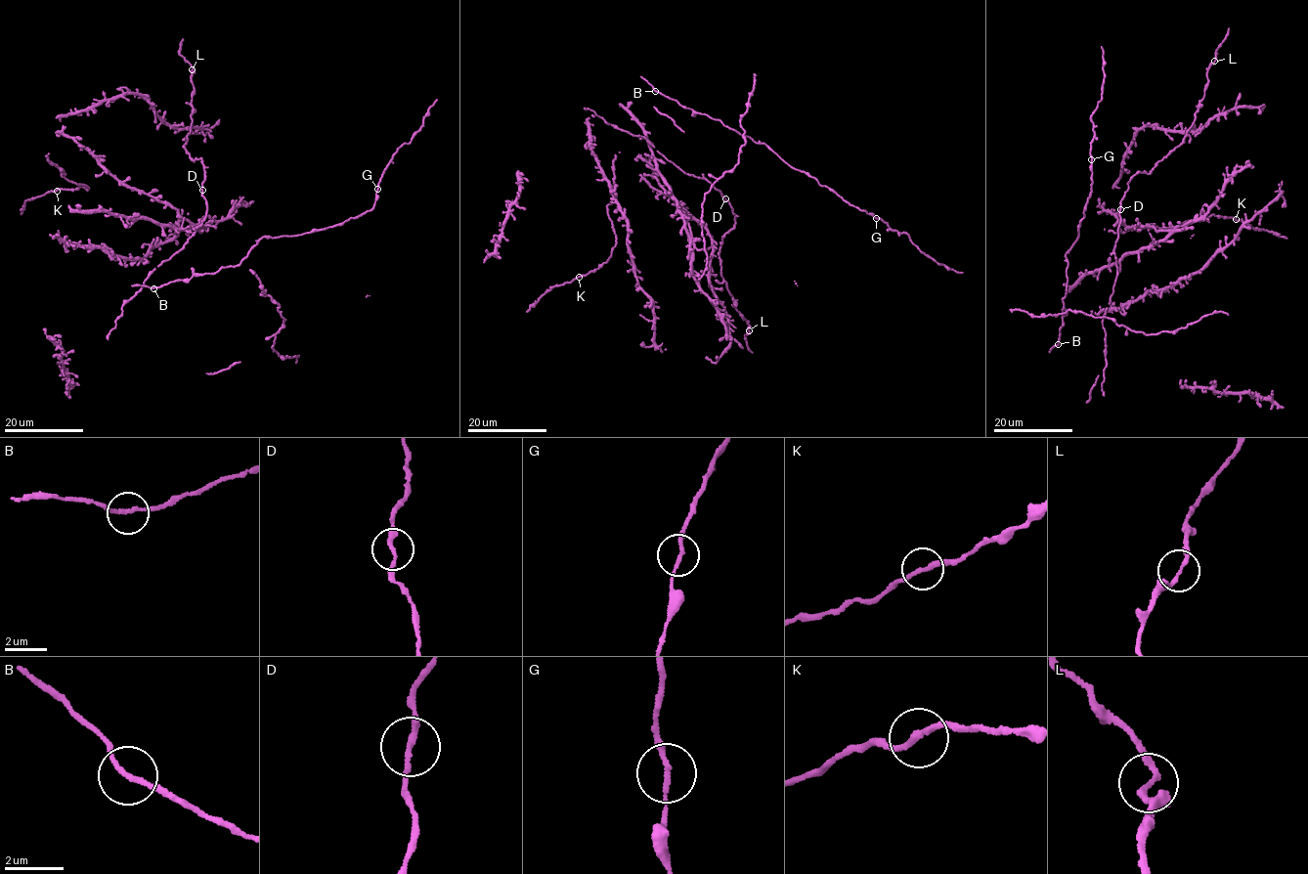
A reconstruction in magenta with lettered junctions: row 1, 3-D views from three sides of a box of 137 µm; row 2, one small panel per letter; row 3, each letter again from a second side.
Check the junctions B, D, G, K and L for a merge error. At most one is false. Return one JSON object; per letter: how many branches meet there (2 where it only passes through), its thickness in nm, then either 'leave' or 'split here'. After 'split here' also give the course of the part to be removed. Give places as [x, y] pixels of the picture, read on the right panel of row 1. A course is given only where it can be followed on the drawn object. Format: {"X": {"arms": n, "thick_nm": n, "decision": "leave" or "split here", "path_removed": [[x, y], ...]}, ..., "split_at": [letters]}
{"B": {"arms": 2, "thick_nm": 170, "decision": "leave"}, "D": {"arms": 2, "thick_nm": 180, "decision": "leave"}, "G": {"arms": 2, "thick_nm": 160, "decision": "leave"}, "K": {"arms": 2, "thick_nm": 190, "decision": "leave"}, "L": {"arms": 2, "thick_nm": 170, "decision": "leave"}, "split_at": []}

